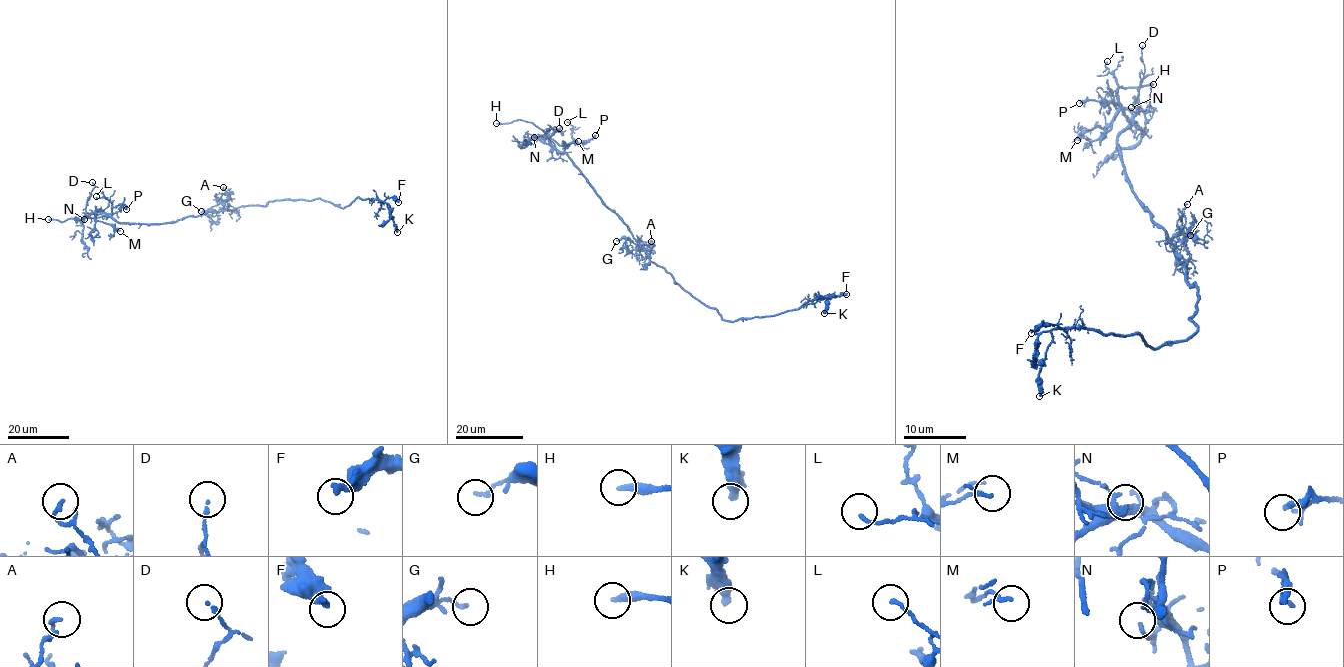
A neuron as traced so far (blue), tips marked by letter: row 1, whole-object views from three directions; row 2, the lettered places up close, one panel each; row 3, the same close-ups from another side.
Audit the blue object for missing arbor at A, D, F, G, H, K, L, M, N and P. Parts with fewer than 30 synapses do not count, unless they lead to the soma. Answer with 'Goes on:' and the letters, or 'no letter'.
Goes on: H

